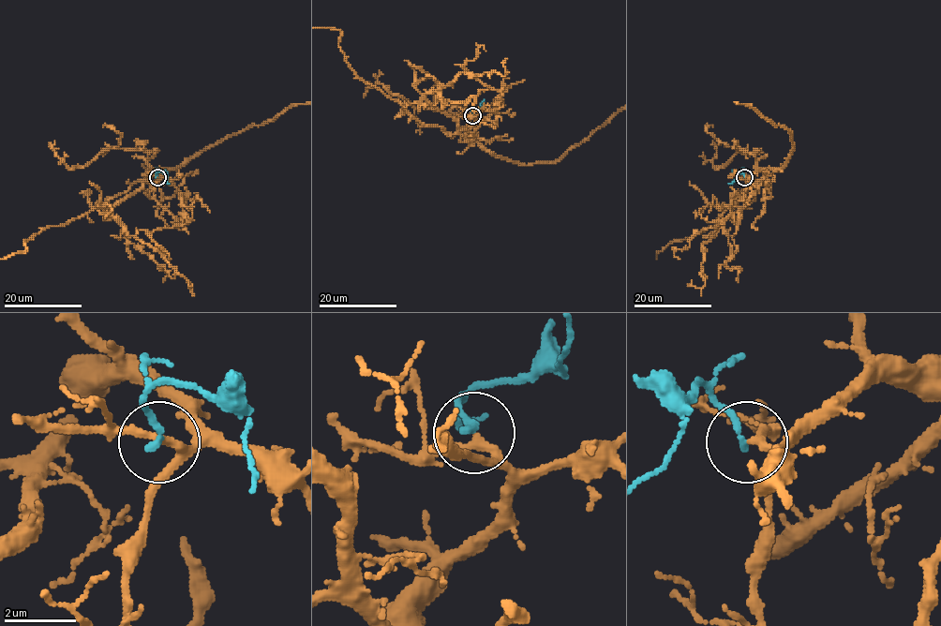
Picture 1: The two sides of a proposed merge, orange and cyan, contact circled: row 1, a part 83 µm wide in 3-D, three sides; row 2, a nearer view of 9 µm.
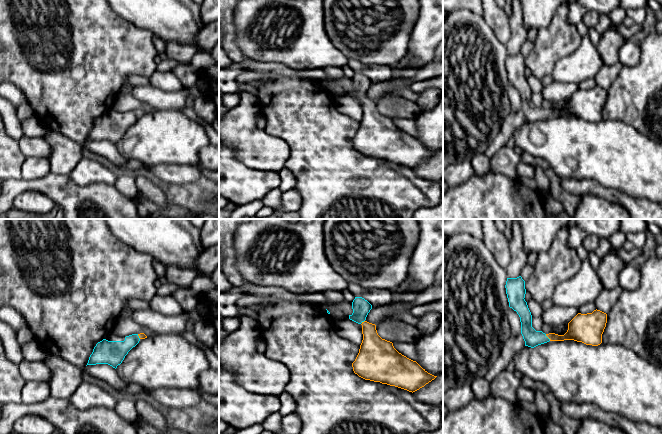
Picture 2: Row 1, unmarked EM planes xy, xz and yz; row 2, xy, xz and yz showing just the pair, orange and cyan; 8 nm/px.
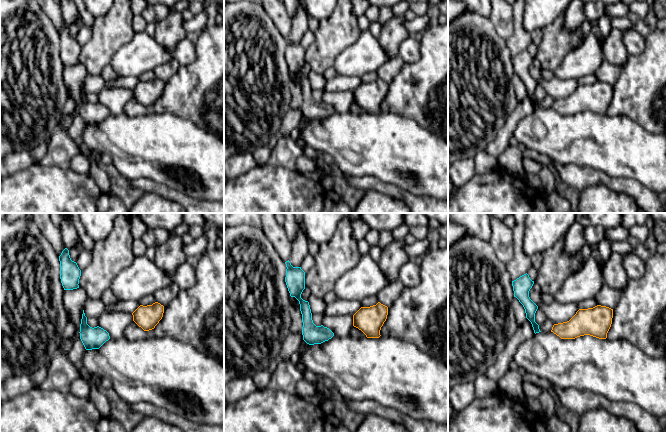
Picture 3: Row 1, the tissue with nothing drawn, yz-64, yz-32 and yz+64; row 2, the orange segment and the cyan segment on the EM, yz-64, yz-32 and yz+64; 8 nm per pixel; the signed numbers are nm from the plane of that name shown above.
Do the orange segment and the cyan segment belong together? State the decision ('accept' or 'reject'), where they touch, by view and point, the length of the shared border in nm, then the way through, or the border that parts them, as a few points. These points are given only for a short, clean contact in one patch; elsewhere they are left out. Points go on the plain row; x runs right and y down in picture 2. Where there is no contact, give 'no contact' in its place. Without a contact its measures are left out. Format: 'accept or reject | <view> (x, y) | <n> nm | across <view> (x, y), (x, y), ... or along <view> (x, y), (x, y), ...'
accept | yz (547, 112) | 70 nm | across yz (577, 106), (565, 113), (547, 112), (532, 114)

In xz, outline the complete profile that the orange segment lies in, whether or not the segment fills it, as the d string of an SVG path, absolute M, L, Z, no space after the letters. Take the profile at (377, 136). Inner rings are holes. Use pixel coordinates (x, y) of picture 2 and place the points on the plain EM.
M355 73L352 78L353 89L349 95L362 101L363 116L359 129L352 139L353 147L359 153L374 158L395 162L409 168L415 168L434 156L437 152L428 149L416 137L399 129L393 119L382 115L376 106L376 101L366 97L372 81L362 73Z

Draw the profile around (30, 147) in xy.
M23 136L19 141L22 154L27 157L49 158L51 147L44 138Z

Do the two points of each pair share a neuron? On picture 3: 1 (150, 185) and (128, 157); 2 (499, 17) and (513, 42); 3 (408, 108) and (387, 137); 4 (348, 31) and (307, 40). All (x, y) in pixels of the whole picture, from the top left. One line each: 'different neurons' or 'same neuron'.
1: different neurons
2: different neurons
3: different neurons
4: different neurons

